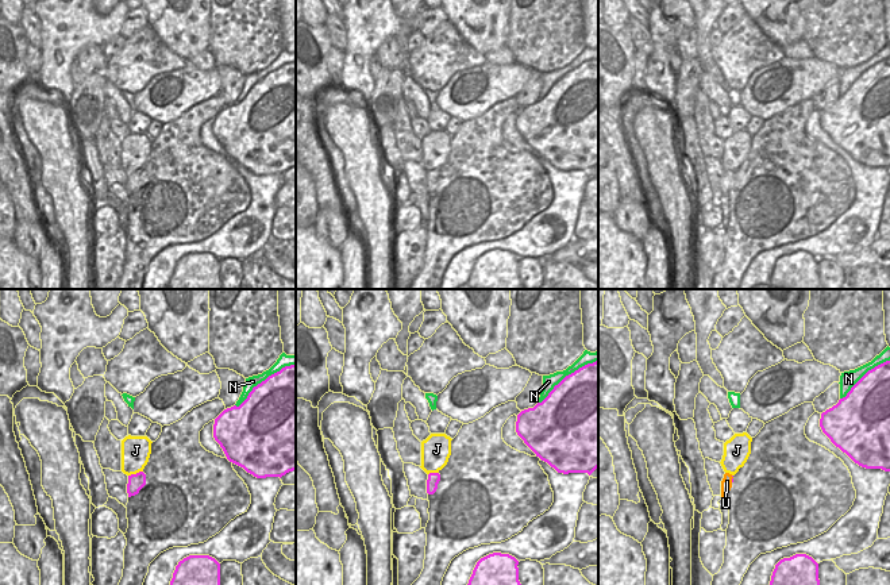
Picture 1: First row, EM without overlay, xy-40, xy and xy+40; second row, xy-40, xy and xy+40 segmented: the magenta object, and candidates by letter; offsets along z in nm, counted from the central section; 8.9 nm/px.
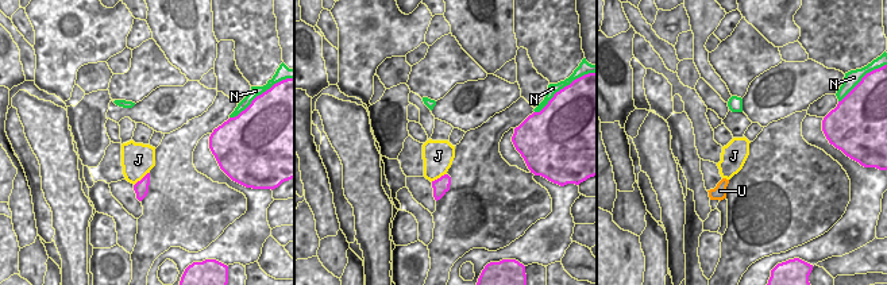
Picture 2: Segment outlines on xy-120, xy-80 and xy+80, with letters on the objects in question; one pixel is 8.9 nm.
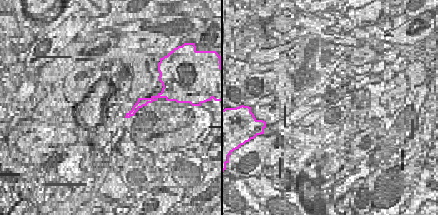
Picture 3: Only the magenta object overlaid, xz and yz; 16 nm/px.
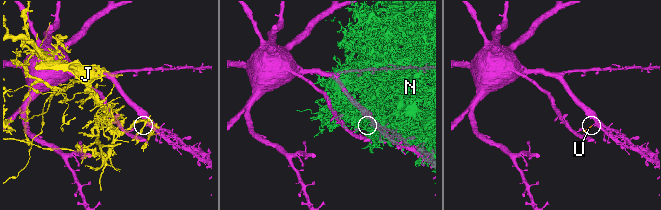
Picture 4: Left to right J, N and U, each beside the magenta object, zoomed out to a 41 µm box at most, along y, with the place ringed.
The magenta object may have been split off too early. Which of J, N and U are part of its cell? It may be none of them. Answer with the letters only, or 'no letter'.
no letter

